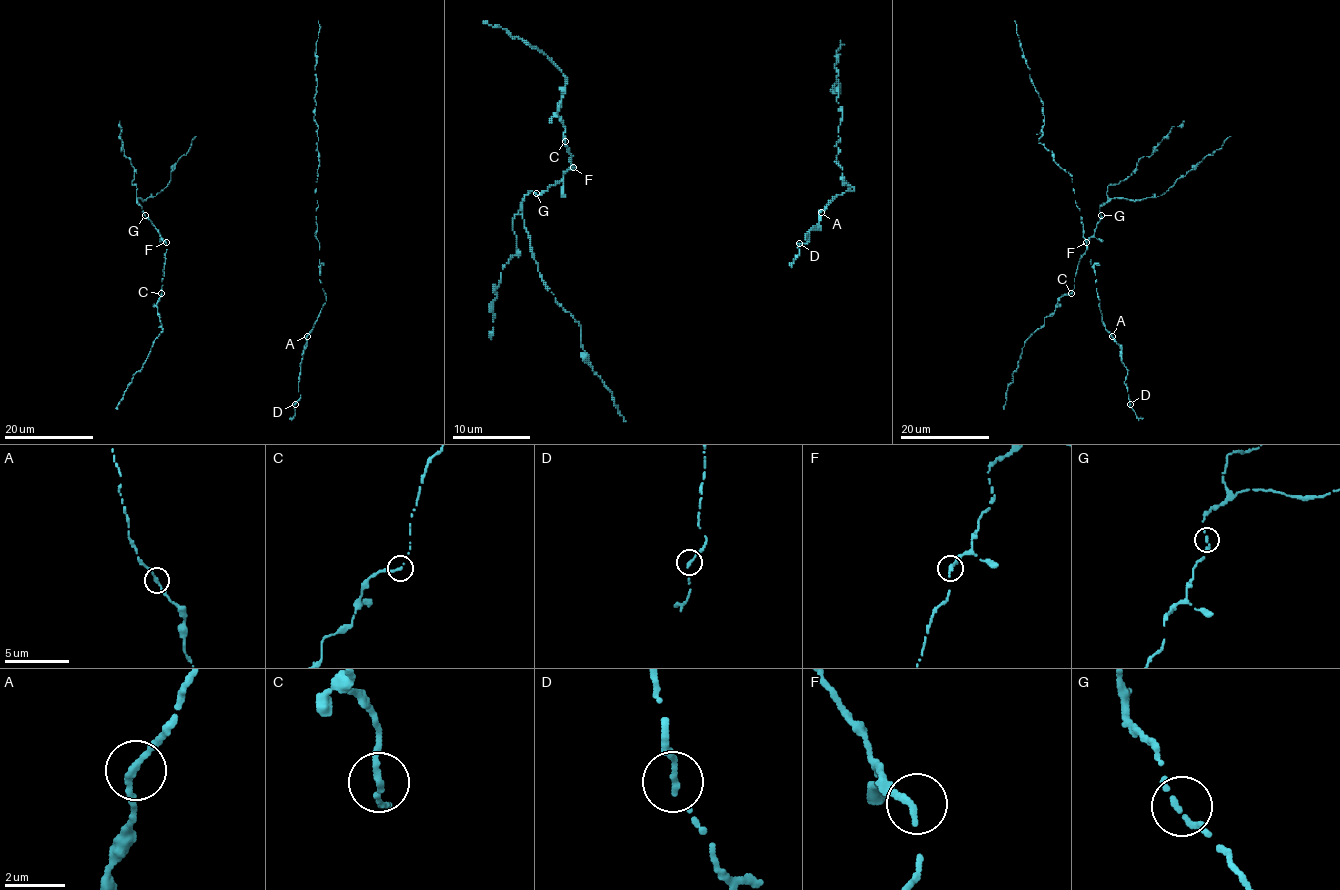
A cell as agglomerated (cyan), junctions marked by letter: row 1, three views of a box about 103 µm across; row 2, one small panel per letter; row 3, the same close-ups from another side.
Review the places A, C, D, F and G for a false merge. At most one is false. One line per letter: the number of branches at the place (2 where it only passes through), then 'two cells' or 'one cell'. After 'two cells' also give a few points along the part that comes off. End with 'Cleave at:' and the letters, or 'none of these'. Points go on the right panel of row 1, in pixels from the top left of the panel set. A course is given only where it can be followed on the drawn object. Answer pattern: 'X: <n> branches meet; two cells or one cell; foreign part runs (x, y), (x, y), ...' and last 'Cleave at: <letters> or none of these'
A: 2 branches meet; one cell
C: 1 branches meet; one cell
D: 1 branches meet; one cell
F: 1 branches meet; one cell
G: 1 branches meet; one cell
Cleave at: none of these

